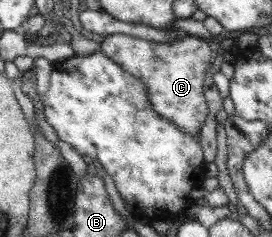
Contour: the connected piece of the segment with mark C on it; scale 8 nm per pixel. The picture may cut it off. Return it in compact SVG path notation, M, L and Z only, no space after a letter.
M128 34L104 37L100 50L121 68L140 79L149 92L149 103L162 118L193 135L207 120L207 102L203 96L205 70L211 64L211 48L195 35L187 34L173 43L158 43Z

